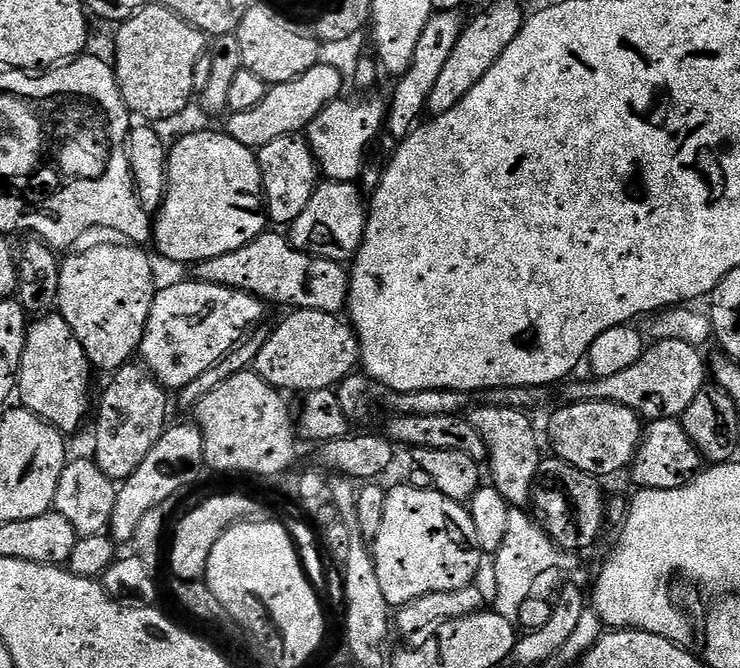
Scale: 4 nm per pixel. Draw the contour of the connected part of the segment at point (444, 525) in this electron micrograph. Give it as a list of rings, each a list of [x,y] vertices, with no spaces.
[[[396,484],[393,488],[389,487],[384,517],[374,536],[378,582],[382,586],[382,594],[386,594],[386,602],[396,610],[426,594],[453,592],[459,588],[467,588],[475,581],[472,580],[475,576],[481,575],[482,553],[478,530],[474,526],[469,509],[465,505],[446,498],[431,486],[423,487],[415,488],[412,484]]]

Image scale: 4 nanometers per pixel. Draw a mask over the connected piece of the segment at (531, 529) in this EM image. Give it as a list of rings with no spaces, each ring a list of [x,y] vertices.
[[[520,506],[511,507],[509,529],[506,530],[502,546],[494,554],[496,560],[492,573],[497,584],[492,604],[493,611],[515,625],[519,623],[522,604],[535,593],[537,589],[535,586],[542,576],[556,569],[576,572],[580,568],[579,556],[564,549],[564,546],[555,541],[539,521],[534,522],[524,511],[526,510]]]

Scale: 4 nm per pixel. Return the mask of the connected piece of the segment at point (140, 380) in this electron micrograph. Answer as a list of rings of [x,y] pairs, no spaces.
[[[129,362],[122,365],[121,368],[111,373],[109,380],[112,381],[109,382],[108,389],[101,396],[99,393],[98,396],[100,417],[96,420],[94,459],[96,465],[102,470],[102,474],[106,474],[111,480],[122,482],[126,478],[130,478],[130,474],[134,474],[134,470],[138,470],[138,466],[142,466],[146,454],[150,454],[150,450],[154,450],[154,442],[158,442],[158,438],[162,438],[165,428],[169,427],[168,396],[170,396],[170,392],[163,384],[159,384],[149,368],[145,368],[140,362]]]

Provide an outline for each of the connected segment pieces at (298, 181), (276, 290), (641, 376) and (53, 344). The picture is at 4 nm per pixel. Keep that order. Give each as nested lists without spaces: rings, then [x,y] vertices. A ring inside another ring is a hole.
[[[299,135],[274,138],[266,146],[258,149],[258,159],[264,183],[264,207],[268,219],[273,225],[290,226],[306,210],[310,198],[316,192],[318,183],[318,165],[312,156],[312,148],[307,139]]]
[[[265,230],[254,242],[230,254],[202,260],[195,265],[194,276],[201,284],[226,286],[272,304],[289,304],[289,309],[305,308],[323,312],[343,313],[348,307],[350,272],[339,260],[311,256],[295,248],[287,235],[279,236],[276,230]]]
[[[657,340],[651,346],[645,347],[642,358],[638,362],[634,362],[634,366],[622,370],[619,374],[588,378],[585,384],[569,383],[567,385],[567,387],[569,386],[568,392],[572,395],[569,397],[576,402],[582,400],[609,400],[634,410],[637,416],[648,422],[680,418],[683,417],[686,406],[690,406],[690,402],[694,402],[696,395],[706,386],[706,360],[704,364],[704,360],[700,355],[702,355],[701,349],[695,348],[692,344],[678,342],[677,340]]]
[[[45,314],[29,323],[22,366],[16,379],[18,400],[23,407],[53,424],[62,434],[76,432],[88,416],[88,407],[94,404],[92,375],[94,369],[86,350],[82,350],[82,342],[78,342],[66,318]]]

